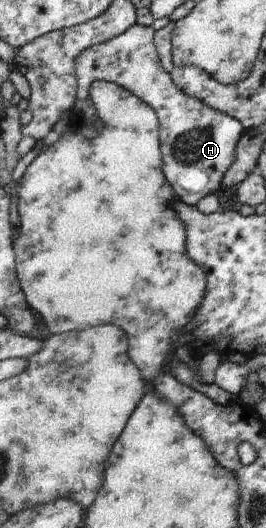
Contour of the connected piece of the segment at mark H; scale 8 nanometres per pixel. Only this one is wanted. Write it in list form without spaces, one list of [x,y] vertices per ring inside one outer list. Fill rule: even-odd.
[[[135,23],[123,34],[85,49],[76,58],[73,68],[77,92],[74,107],[68,112],[71,128],[86,139],[94,139],[103,132],[89,96],[94,82],[105,81],[127,89],[156,112],[162,169],[170,187],[178,184],[186,192],[194,194],[194,198],[202,199],[222,188],[222,178],[235,160],[234,150],[244,129],[238,120],[187,96],[174,85],[171,75],[161,66],[153,44],[154,34],[151,27]]]

